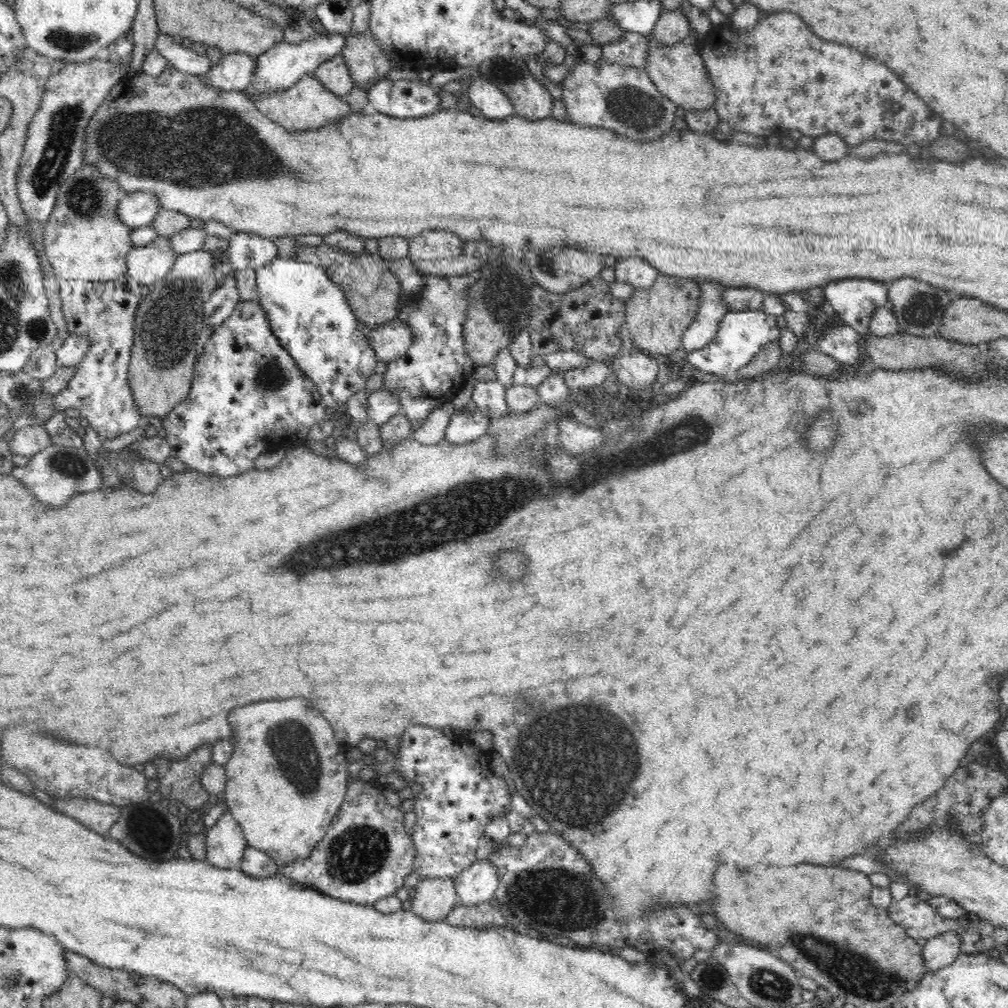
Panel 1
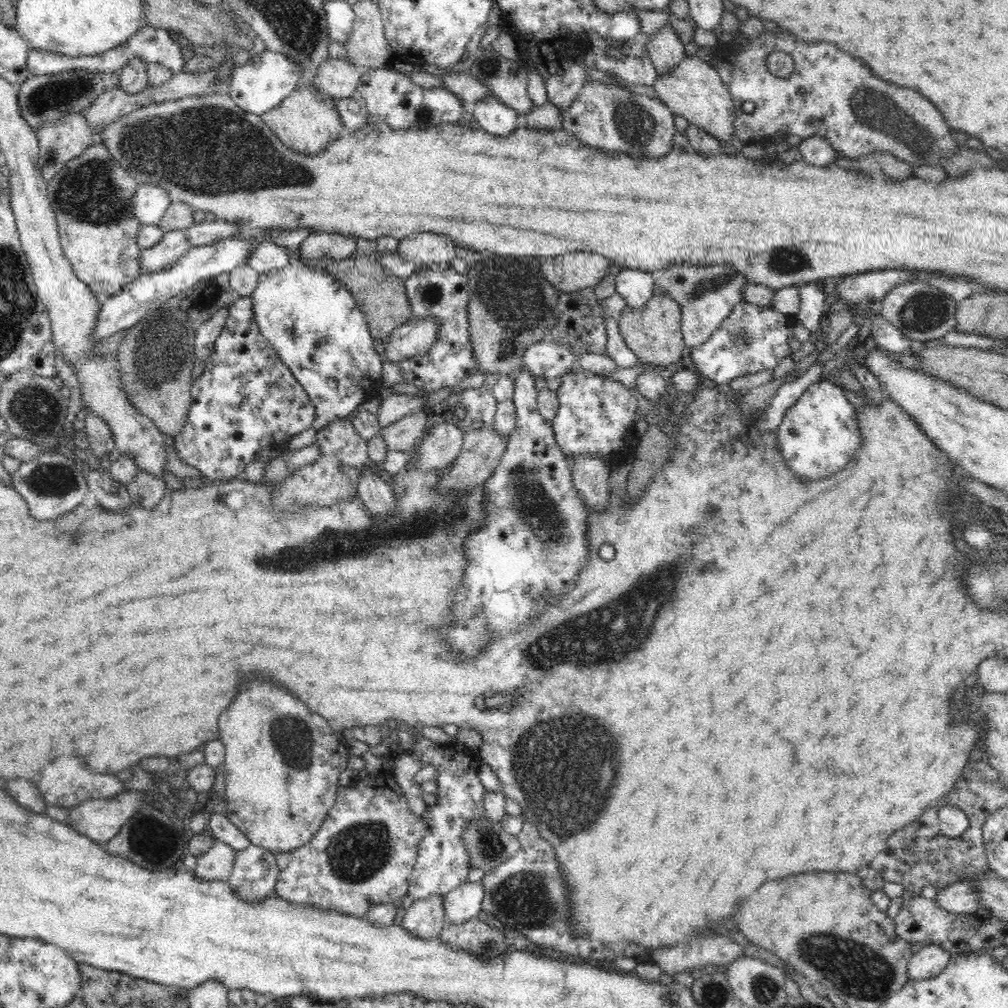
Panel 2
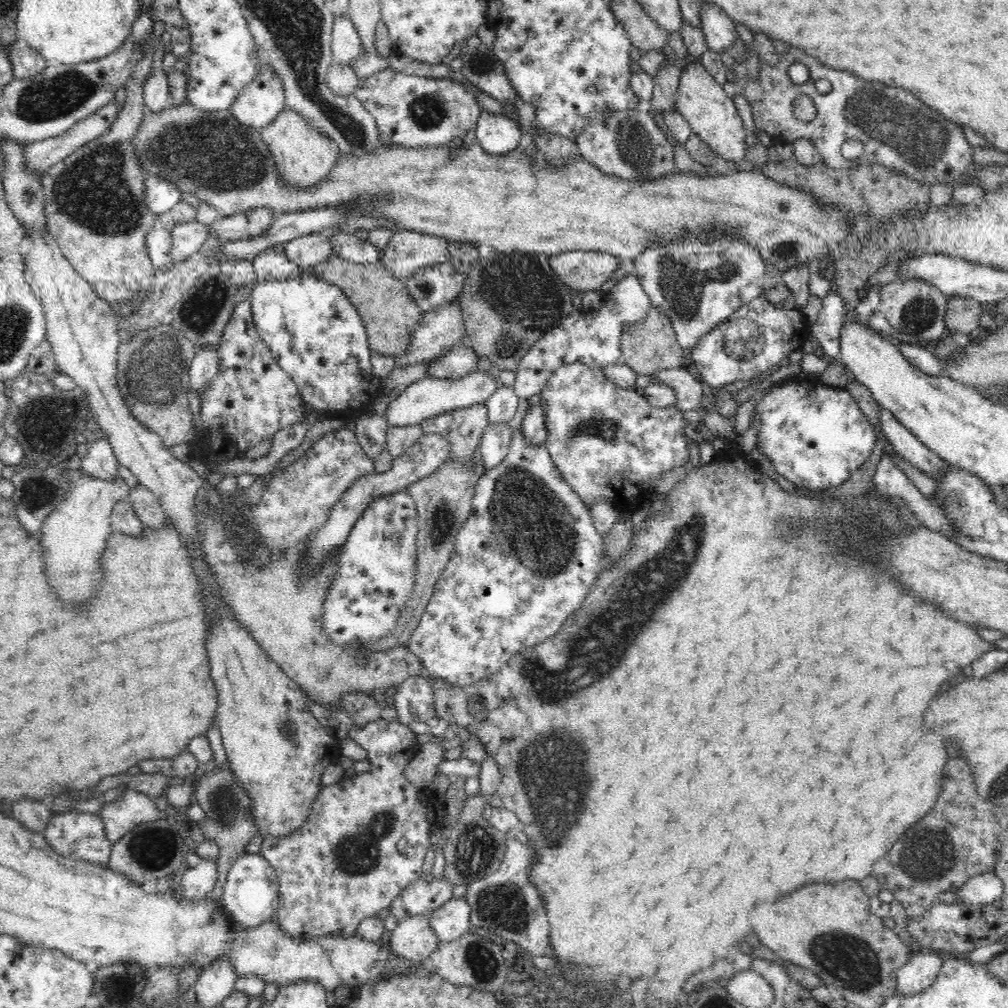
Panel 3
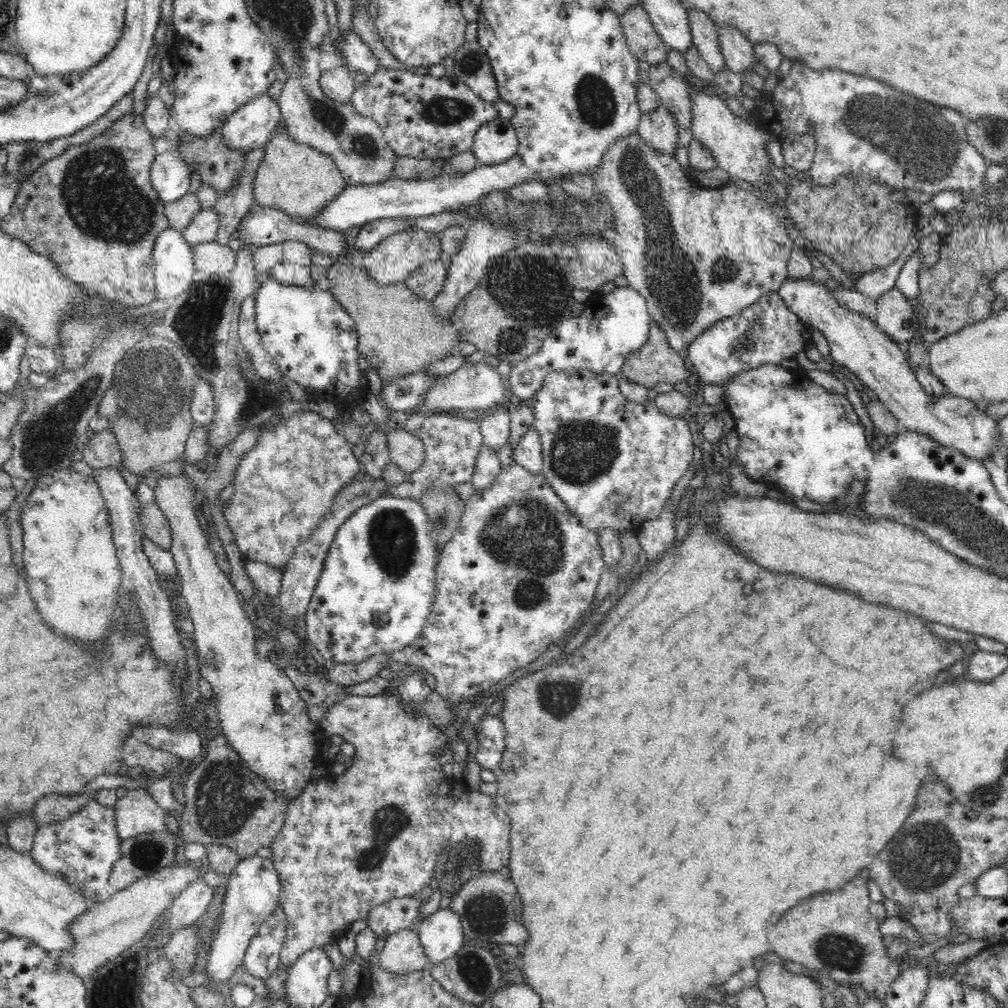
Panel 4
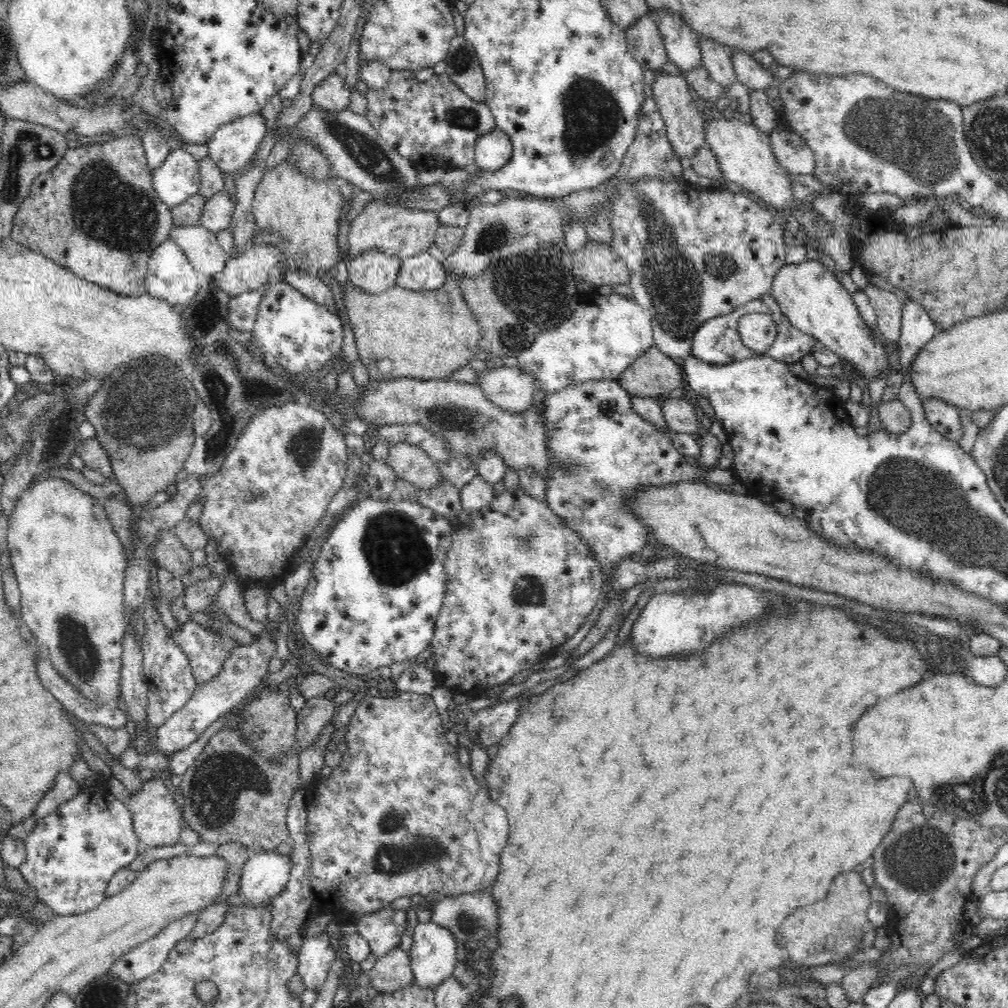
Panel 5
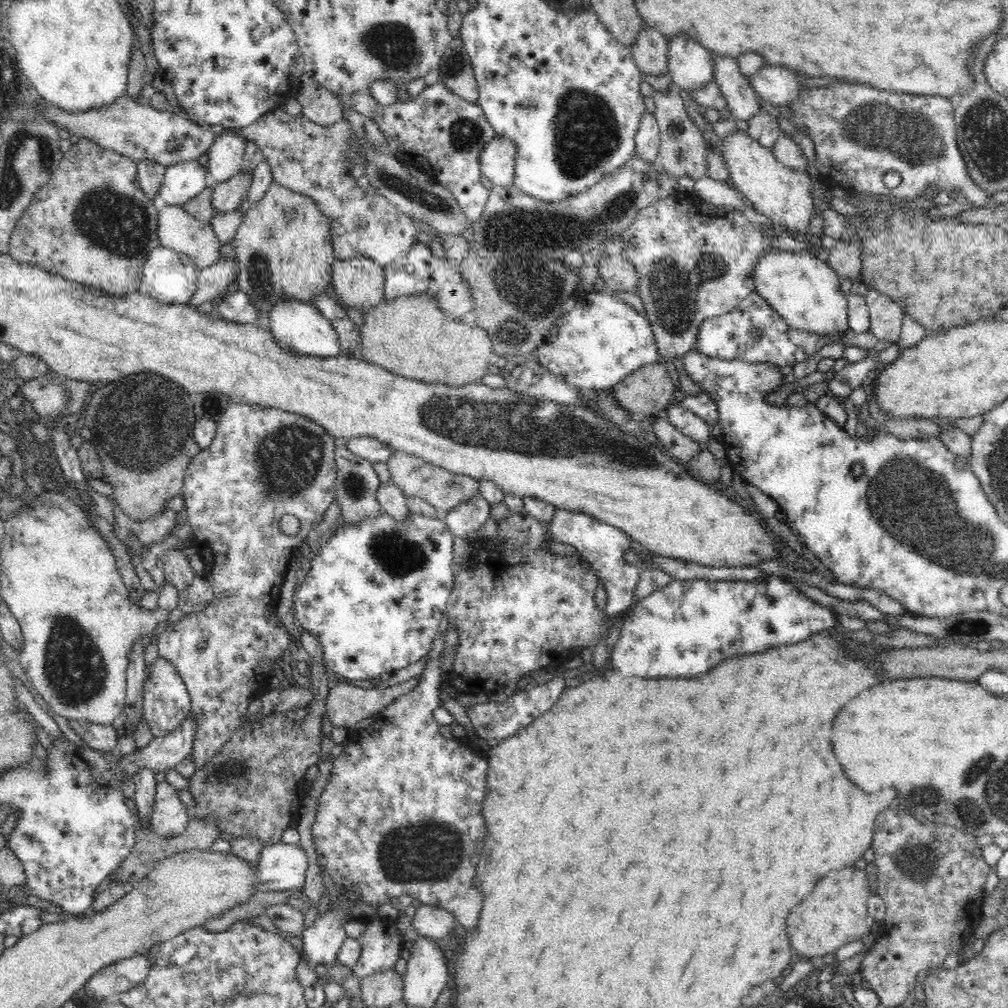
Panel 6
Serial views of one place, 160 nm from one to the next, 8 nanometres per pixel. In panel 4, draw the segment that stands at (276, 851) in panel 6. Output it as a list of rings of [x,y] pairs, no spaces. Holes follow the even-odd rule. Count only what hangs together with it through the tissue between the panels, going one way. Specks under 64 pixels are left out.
[[[252,855],[240,860],[232,870],[223,900],[222,923],[213,940],[206,963],[206,973],[214,982],[226,982],[243,964],[251,938],[256,936],[266,917],[276,908],[282,890],[281,880],[270,858]]]

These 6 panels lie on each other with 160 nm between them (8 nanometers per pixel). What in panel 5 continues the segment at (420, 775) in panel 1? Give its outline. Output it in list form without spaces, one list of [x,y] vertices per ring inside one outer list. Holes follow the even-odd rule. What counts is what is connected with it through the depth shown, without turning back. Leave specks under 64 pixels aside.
[[[389,906],[362,915],[355,922],[357,932],[368,941],[371,953],[377,959],[386,956],[396,946],[400,946],[400,938],[406,930],[406,924],[408,924],[406,910],[392,909]]]

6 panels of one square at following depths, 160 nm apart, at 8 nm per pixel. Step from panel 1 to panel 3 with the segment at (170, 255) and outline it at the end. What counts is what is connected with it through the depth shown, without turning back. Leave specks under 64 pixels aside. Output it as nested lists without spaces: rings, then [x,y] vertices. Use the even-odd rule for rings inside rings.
[[[197,220],[176,226],[172,231],[172,255],[173,262],[181,261],[196,254],[200,247],[208,240],[210,226],[201,224]]]

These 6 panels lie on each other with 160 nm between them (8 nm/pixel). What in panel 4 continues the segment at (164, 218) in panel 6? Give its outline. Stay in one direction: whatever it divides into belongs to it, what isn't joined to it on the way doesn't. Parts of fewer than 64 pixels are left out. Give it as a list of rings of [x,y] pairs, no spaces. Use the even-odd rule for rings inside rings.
[[[214,240],[193,246],[192,249],[195,270],[201,273],[223,275],[236,266],[237,256],[229,245],[221,245]]]

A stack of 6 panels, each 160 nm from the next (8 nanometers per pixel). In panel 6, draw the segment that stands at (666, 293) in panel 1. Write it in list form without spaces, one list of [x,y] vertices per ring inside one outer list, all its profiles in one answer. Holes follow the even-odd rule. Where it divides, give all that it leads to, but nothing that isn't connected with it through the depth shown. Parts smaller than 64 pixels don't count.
[[[659,360],[654,365],[643,367],[632,374],[628,374],[620,384],[613,386],[613,395],[619,404],[632,415],[648,421],[650,416],[655,416],[662,410],[666,410],[675,401],[673,397],[674,383],[667,372],[667,363]]]

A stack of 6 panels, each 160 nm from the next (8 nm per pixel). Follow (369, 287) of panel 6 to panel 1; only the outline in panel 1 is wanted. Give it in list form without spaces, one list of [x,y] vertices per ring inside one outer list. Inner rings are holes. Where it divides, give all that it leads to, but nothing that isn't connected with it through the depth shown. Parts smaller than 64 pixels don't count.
[[[426,230],[420,236],[409,238],[408,257],[412,261],[427,260],[434,262],[450,259],[462,253],[462,240],[458,235],[444,230]]]

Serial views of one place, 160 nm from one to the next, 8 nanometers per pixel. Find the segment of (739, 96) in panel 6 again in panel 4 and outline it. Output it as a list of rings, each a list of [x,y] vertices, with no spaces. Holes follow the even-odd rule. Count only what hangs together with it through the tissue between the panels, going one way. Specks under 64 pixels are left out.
[[[697,8],[687,9],[693,45],[714,74],[725,69],[725,60],[718,43],[718,27],[707,14]]]

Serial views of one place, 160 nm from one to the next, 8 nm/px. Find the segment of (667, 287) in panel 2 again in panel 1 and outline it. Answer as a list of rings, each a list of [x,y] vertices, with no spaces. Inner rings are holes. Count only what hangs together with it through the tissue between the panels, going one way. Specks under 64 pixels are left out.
[[[698,280],[701,297],[694,318],[682,334],[681,348],[686,352],[708,346],[718,332],[720,320],[729,310],[722,299],[726,286],[712,284],[712,280]]]

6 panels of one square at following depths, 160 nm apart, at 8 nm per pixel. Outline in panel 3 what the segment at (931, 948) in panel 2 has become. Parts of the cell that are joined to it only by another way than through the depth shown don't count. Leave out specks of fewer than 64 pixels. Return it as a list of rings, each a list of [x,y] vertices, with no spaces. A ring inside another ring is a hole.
[[[926,949],[912,954],[897,972],[897,992],[902,996],[916,996],[922,990],[930,988],[943,965],[944,957],[944,954]]]

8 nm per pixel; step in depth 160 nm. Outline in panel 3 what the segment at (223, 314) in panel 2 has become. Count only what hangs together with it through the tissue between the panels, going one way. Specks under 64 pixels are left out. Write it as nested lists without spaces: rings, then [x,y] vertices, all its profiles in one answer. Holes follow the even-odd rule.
[[[204,348],[194,356],[190,364],[189,383],[199,396],[206,394],[206,388],[220,371],[220,357],[213,348]]]

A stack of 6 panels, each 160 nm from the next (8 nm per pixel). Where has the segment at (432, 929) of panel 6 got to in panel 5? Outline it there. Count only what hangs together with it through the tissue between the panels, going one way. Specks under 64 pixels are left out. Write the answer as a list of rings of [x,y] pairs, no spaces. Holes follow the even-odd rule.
[[[485,890],[443,896],[431,909],[430,922],[447,928],[458,941],[482,940],[498,930],[496,906],[493,893]]]

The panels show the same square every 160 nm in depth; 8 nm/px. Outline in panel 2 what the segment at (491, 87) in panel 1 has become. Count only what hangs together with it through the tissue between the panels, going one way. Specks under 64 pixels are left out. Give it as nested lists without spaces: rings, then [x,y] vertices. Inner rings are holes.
[[[496,96],[478,102],[474,117],[480,129],[492,136],[508,136],[518,128],[520,120],[512,108],[500,102]]]

